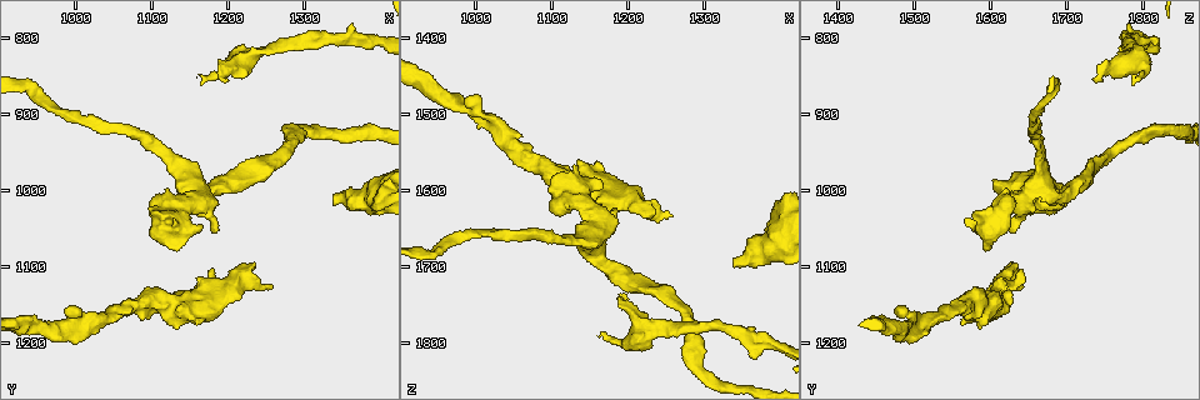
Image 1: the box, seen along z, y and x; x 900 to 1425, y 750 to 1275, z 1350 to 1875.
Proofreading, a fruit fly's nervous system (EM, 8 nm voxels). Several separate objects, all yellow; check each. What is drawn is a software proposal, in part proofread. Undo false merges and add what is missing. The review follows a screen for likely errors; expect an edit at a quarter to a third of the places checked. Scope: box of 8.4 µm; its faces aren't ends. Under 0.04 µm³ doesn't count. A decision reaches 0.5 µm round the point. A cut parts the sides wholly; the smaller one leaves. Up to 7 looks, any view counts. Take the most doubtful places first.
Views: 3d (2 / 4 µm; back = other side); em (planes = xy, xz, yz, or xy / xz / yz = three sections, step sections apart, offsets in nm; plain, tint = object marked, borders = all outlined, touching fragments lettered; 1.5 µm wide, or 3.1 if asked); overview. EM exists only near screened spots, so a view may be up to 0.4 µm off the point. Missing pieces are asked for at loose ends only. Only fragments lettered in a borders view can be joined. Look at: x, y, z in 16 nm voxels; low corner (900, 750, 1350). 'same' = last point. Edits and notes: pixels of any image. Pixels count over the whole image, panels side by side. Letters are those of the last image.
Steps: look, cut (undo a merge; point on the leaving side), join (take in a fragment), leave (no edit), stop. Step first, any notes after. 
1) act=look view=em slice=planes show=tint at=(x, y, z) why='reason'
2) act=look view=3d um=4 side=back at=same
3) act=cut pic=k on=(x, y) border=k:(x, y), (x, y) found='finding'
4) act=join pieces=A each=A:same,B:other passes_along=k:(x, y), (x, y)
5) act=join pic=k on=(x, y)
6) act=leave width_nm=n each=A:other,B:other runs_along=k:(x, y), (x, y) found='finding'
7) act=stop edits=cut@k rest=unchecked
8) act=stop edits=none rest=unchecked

act=look view=em slice=yz step=4 show=borders at=(1340, 1015, 1695) why='an open end'

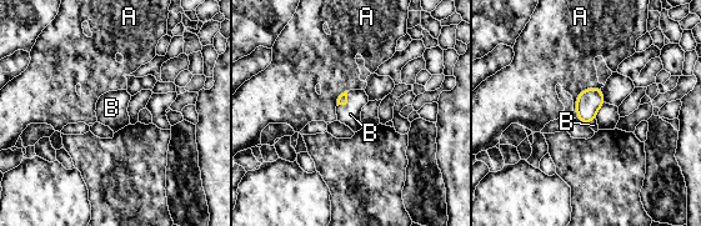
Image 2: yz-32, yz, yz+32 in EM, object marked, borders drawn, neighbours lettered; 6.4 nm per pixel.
act=look view=em slice=xy step=4 show=borders at=same

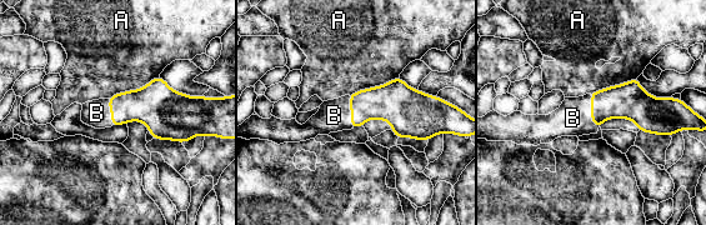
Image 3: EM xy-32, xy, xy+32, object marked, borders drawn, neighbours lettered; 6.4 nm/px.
act=join pieces=B each=A:other,B:same found='the neuron continues'

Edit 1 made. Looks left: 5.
act=look view=overview why='redraw'

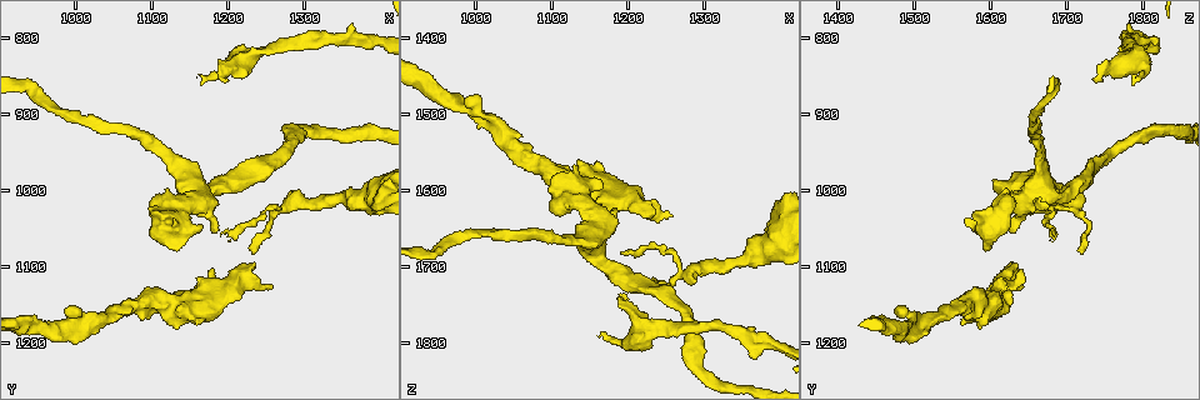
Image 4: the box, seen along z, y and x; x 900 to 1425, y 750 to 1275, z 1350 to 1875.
act=look view=3d um=2 at=(1130, 1075, 1595)

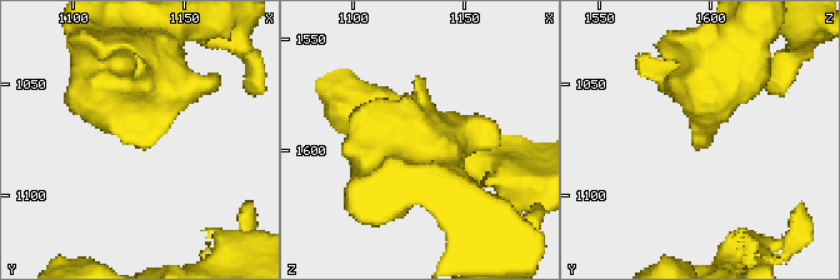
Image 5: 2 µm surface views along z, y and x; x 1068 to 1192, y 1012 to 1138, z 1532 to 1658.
act=look view=em slice=planes show=borders at=(1130, 1078, 1594) why='now the EM'

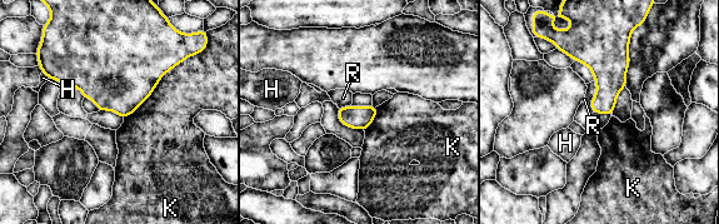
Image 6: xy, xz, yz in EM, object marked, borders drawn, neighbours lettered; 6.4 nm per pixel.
act=leave each=H:other,K:other,R:other border=6:(185, 58), (173, 66), (124, 119) found='none of them fits'

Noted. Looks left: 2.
act=look view=em slice=planes show=tint at=(1155, 995, 1675) why='three arms meet'

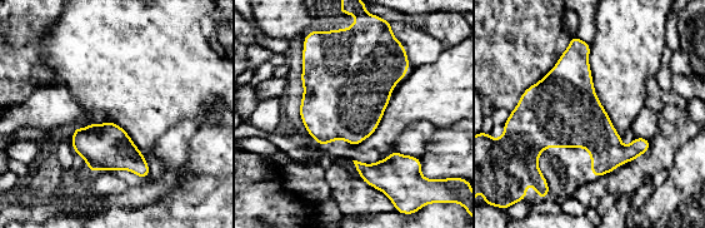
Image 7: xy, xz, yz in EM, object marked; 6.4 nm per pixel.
act=look view=em slice=planes show=borders at=same

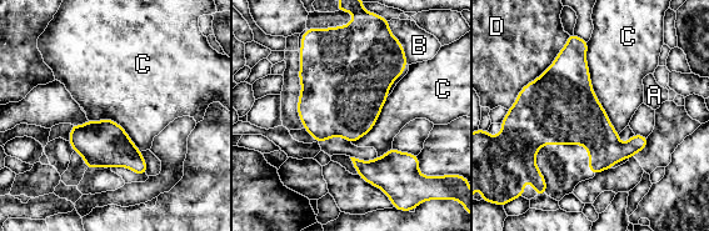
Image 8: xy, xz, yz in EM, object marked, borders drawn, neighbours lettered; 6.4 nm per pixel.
act=leave width_nm=70 each=A:other,B:other,C:other,D:other border=8:(587, 41), (592, 90), (618, 134) found='all the same neuron'

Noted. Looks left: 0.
act=stop edits=join@3 rest=unchecked

